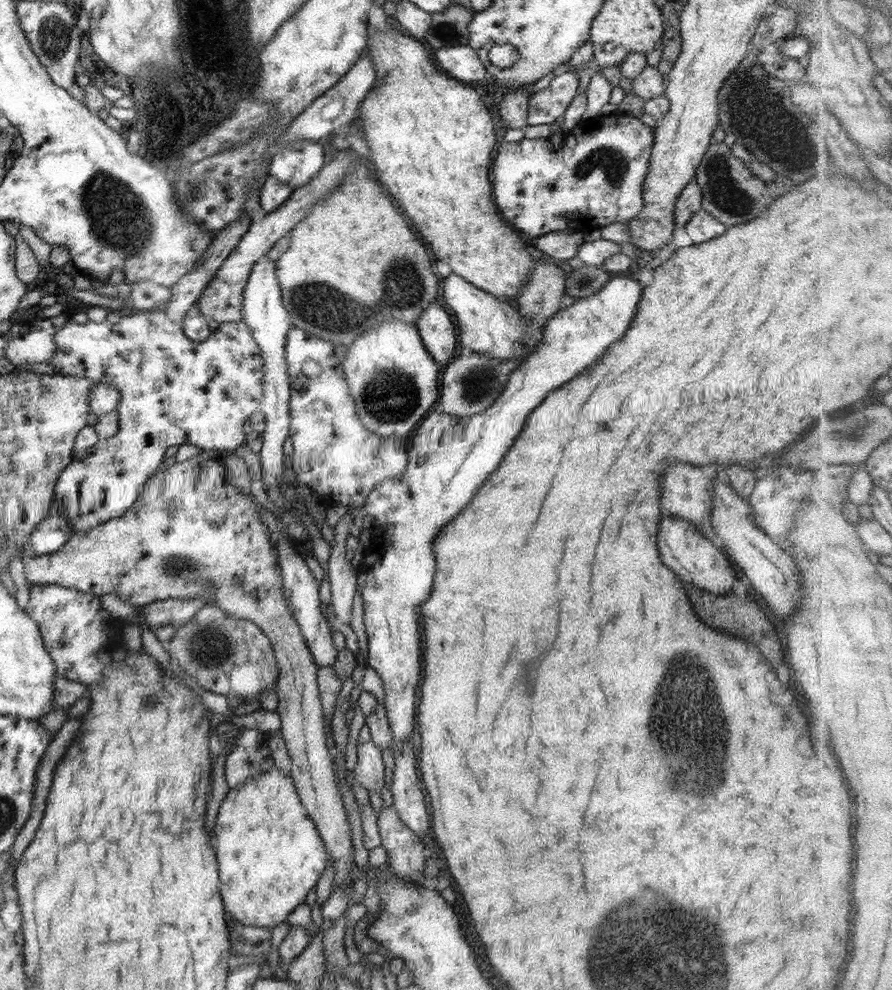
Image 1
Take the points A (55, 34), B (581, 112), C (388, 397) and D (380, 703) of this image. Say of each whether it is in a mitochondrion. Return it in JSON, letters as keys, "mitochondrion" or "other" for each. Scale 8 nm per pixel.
{"A":"mitochondrion","B":"other","C":"mitochondrion","D":"other"}

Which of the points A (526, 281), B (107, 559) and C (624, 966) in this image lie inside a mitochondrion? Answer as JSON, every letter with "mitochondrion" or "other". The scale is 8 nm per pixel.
{"A":"other","B":"other","C":"mitochondrion"}

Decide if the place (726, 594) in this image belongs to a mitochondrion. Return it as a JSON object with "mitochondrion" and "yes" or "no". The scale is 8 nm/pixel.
{"mitochondrion":"no"}

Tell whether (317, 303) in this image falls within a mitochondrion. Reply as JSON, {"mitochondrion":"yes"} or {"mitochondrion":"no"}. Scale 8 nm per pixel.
{"mitochondrion":"yes"}

